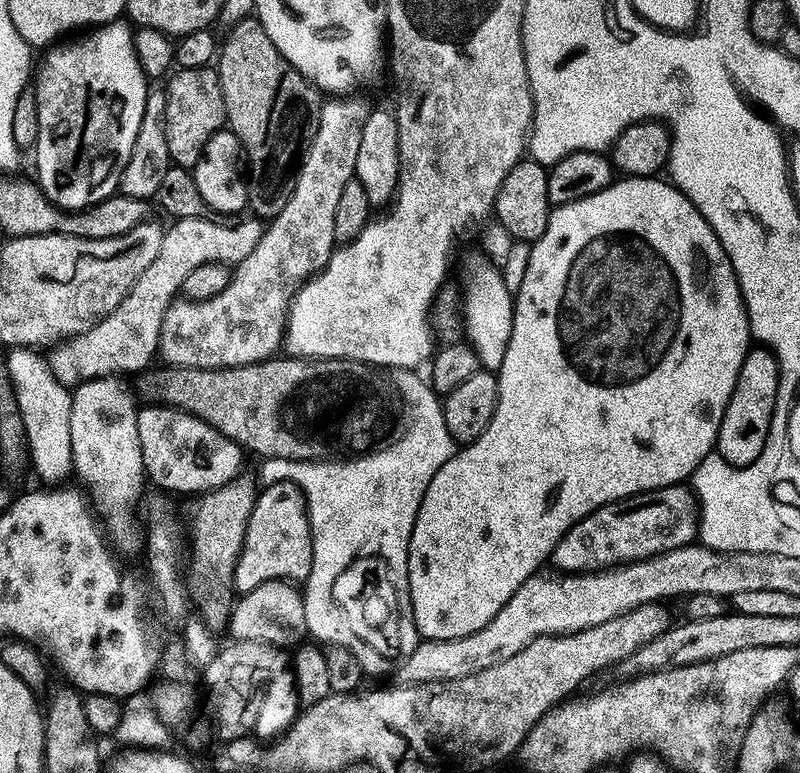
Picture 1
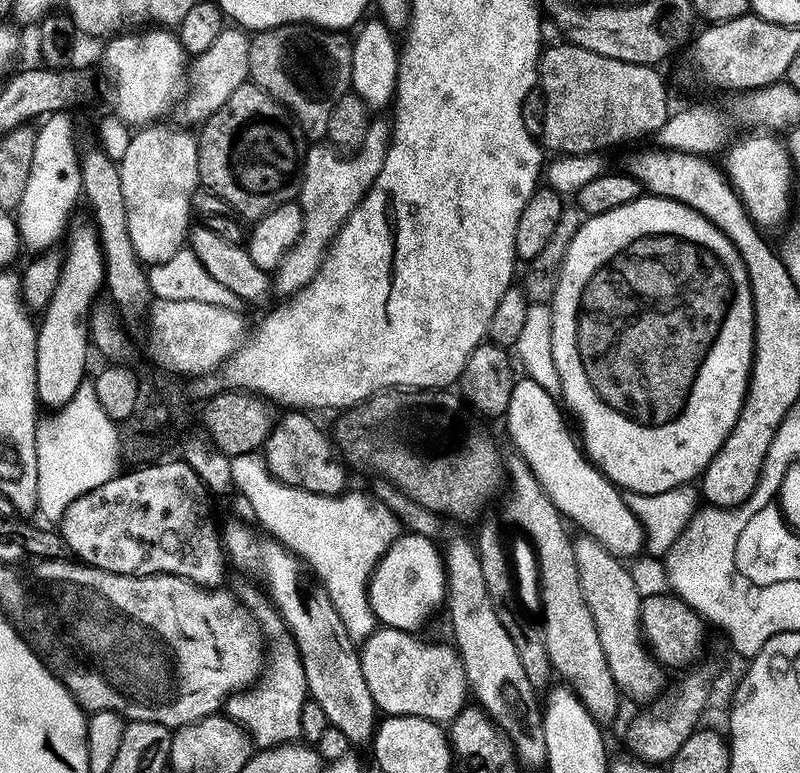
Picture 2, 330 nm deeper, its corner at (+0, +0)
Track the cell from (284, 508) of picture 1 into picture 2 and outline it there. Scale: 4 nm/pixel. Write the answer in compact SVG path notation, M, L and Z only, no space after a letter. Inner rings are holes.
M259 587L256 588L242 589L238 592L238 599L248 609L248 615L260 628L261 637L271 647L273 644L276 649L273 652L271 649L258 683L241 694L233 695L227 701L226 712L248 733L251 743L257 749L263 750L273 748L275 744L286 744L301 739L302 706L310 697L306 686L306 674L300 661L300 652L296 648L296 640L288 631L271 599Z

